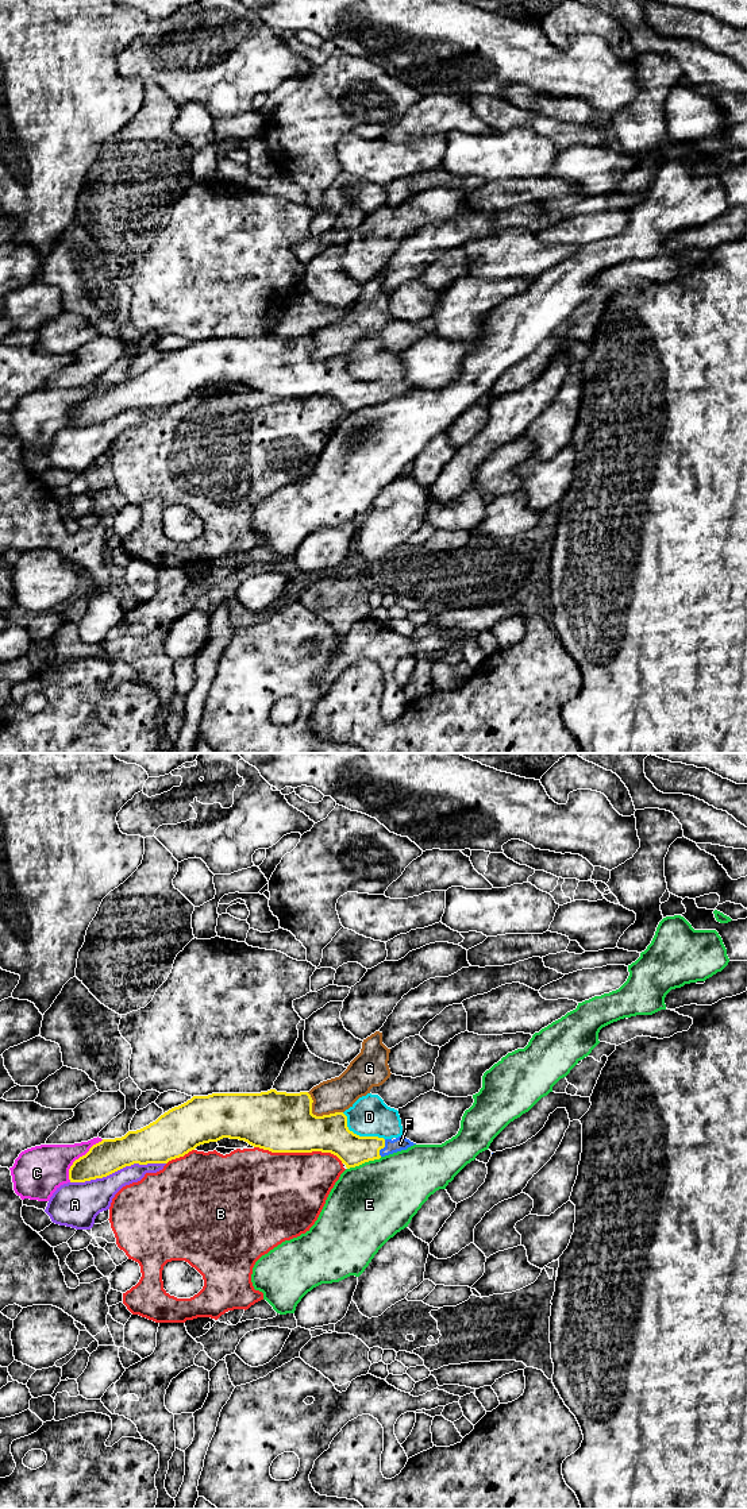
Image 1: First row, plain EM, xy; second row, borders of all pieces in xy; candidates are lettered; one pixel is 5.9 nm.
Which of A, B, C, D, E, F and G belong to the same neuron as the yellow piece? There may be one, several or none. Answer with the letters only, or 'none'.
F

